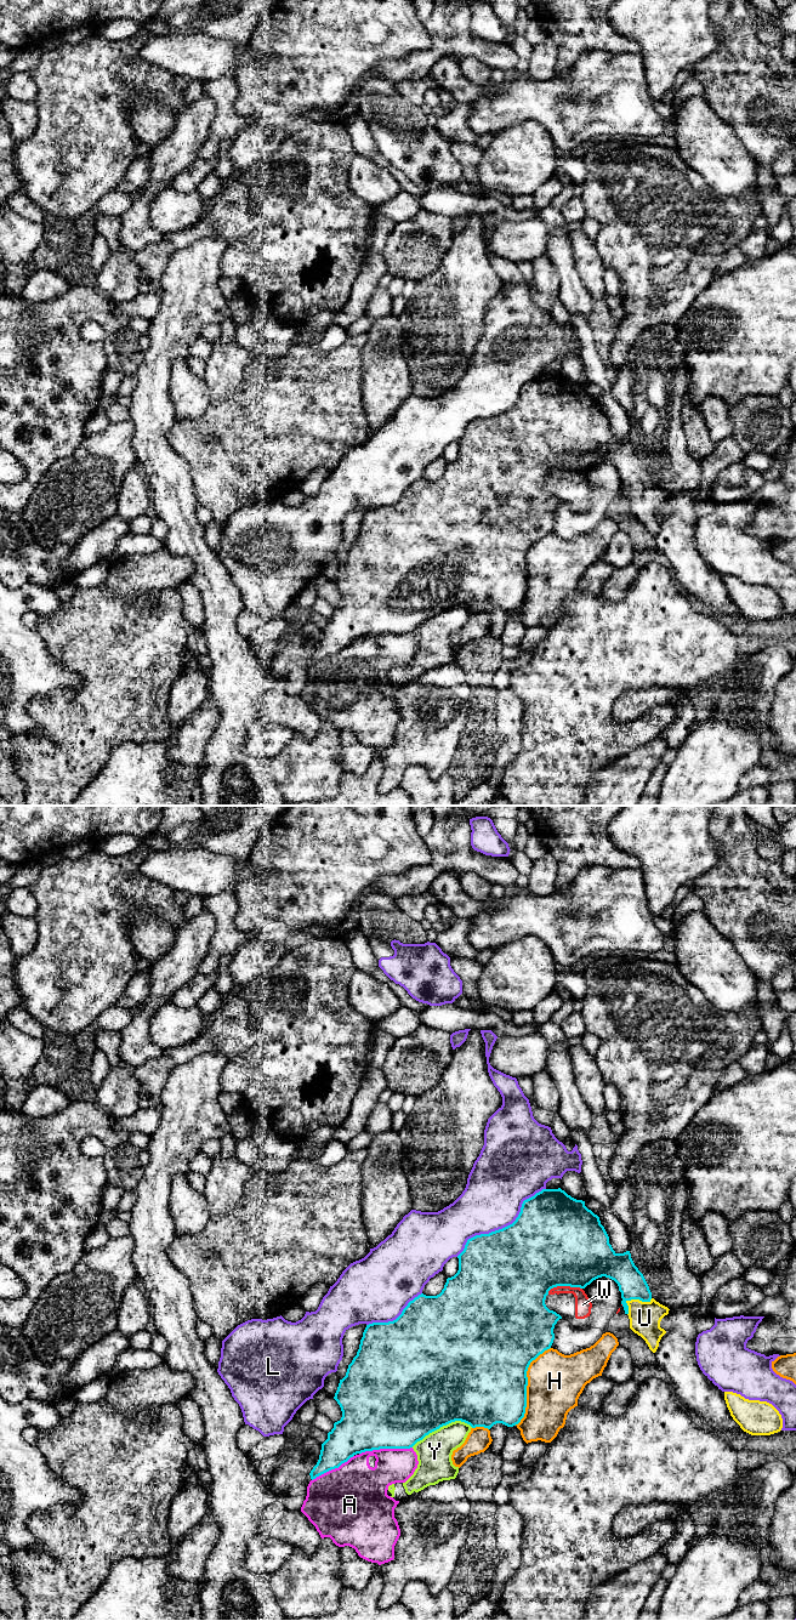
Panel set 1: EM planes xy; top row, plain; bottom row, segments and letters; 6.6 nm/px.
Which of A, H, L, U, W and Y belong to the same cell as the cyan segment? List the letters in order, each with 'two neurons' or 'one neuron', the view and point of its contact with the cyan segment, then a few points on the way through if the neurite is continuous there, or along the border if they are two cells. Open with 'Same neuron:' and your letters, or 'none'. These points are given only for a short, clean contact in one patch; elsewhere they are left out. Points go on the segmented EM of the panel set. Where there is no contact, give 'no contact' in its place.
Same neuron: U
A: two neurons; meets cyan in xy at (385, 1448)
H: two neurons; meets cyan in xy at (527, 1385)
L: two neurons; meets cyan in xy at (502, 1228)
U: one neuron; meets cyan in xy at (632, 1298); runs through xy (619, 1267), (631, 1281), (632, 1298), (643, 1310), (644, 1318)
W: two neurons; meets cyan in xy at (563, 1285)
Y: two neurons; meets cyan in xy at (442, 1426)

